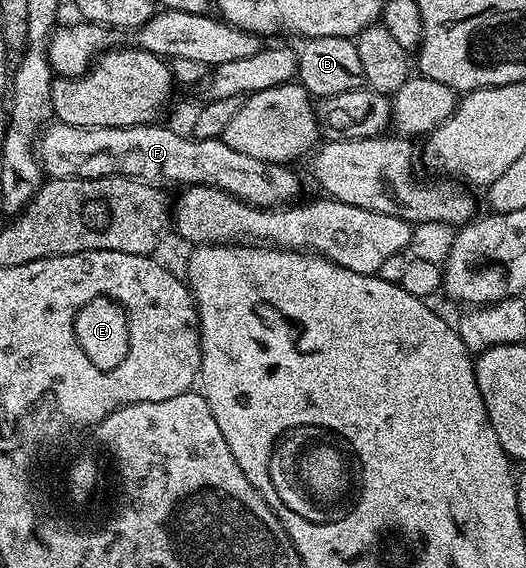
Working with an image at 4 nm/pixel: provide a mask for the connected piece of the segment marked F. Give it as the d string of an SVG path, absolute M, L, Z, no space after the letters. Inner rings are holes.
M51 121L42 129L36 144L38 162L43 172L51 179L62 178L106 178L109 175L125 175L151 185L182 183L199 187L218 187L237 199L243 199L251 207L288 207L299 198L302 191L302 179L293 170L293 166L272 161L260 161L232 149L221 138L196 139L181 135L170 127L147 125L145 127L89 127L88 125L68 125Z

